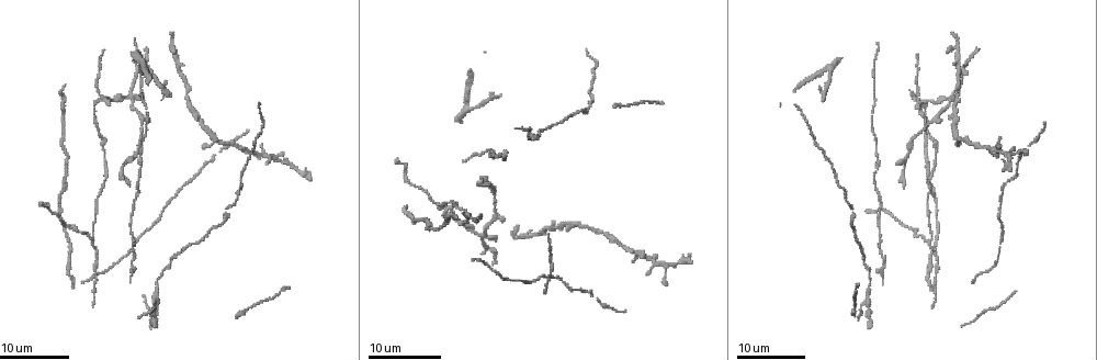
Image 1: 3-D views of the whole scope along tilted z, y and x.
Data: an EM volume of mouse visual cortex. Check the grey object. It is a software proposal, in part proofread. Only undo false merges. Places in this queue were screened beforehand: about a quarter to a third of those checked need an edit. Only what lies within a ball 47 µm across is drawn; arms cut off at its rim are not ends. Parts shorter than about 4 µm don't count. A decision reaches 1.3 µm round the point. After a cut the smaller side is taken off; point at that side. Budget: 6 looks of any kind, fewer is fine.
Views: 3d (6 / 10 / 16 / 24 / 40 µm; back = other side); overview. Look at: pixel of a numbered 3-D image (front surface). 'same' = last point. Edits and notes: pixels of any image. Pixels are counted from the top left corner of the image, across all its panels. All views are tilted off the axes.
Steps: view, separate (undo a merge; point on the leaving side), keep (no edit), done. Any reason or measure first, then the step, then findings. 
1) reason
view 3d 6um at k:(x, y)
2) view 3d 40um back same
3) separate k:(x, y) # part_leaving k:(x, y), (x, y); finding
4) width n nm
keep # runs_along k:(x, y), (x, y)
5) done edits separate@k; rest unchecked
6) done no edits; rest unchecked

sudden change in width
view 3d 24um at 1:(158, 292)

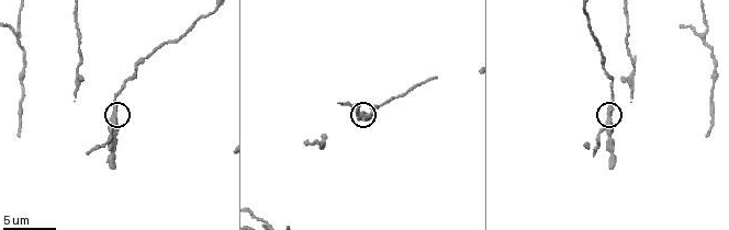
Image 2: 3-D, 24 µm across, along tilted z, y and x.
view 3d 6um at 2:(114, 112)

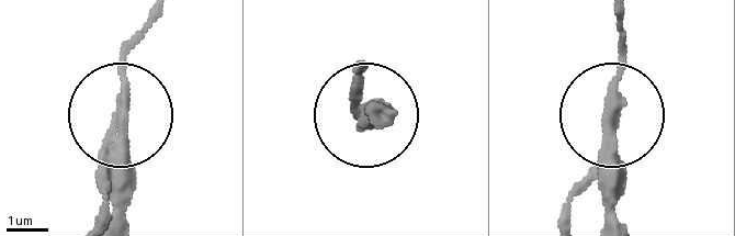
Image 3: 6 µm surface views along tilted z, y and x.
separate 3:(124, 220) # part_leaving 3:(116, 152), (116, 211); two cells meet here

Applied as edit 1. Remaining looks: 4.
view overview

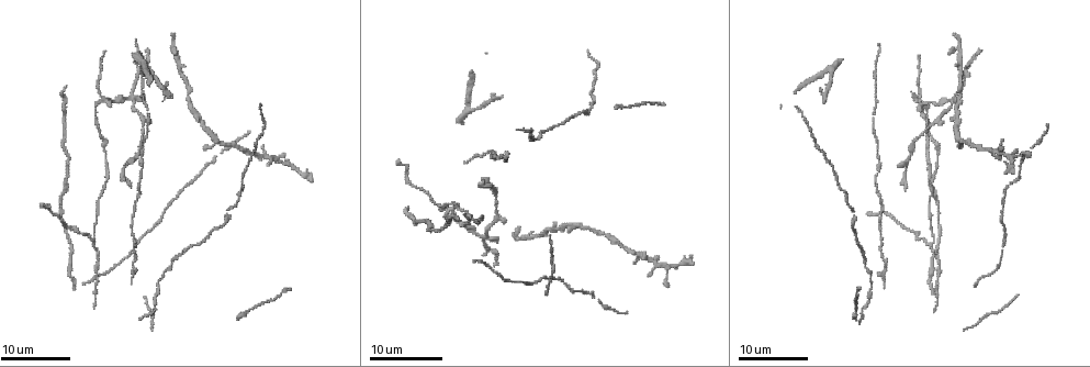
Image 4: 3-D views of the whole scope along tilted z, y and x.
a fork
view 3d 16um at 4:(931, 247)

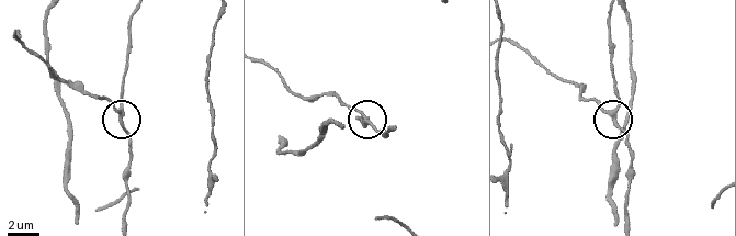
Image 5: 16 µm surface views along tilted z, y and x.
view 3d 10um at 5:(611, 114)

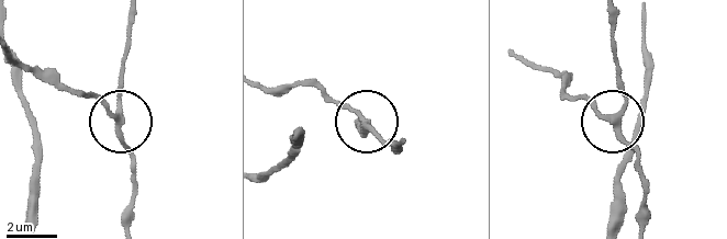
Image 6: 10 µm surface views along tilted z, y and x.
arms 3
keep # runs_along 6:(608, 18), (623, 106), (610, 117), (570, 95); one cell here

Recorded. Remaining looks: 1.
done edits separate@3; rest unchecked

